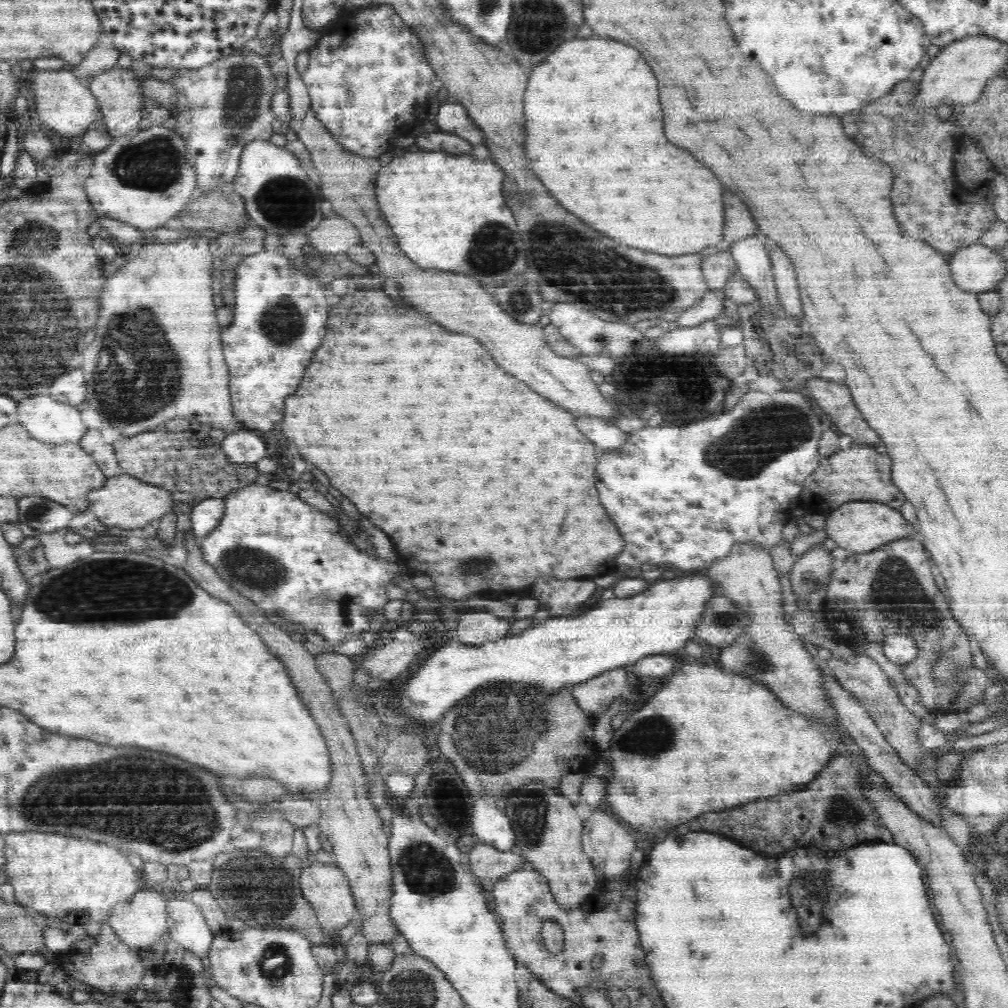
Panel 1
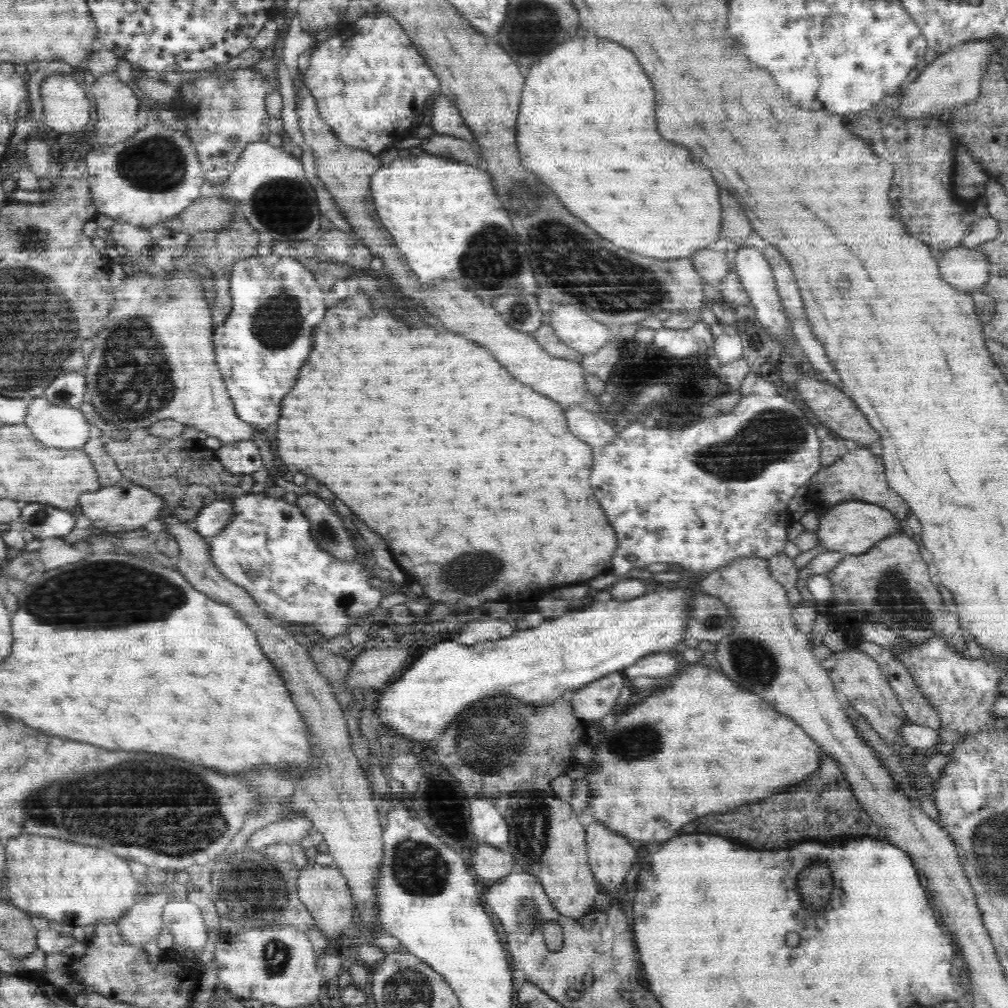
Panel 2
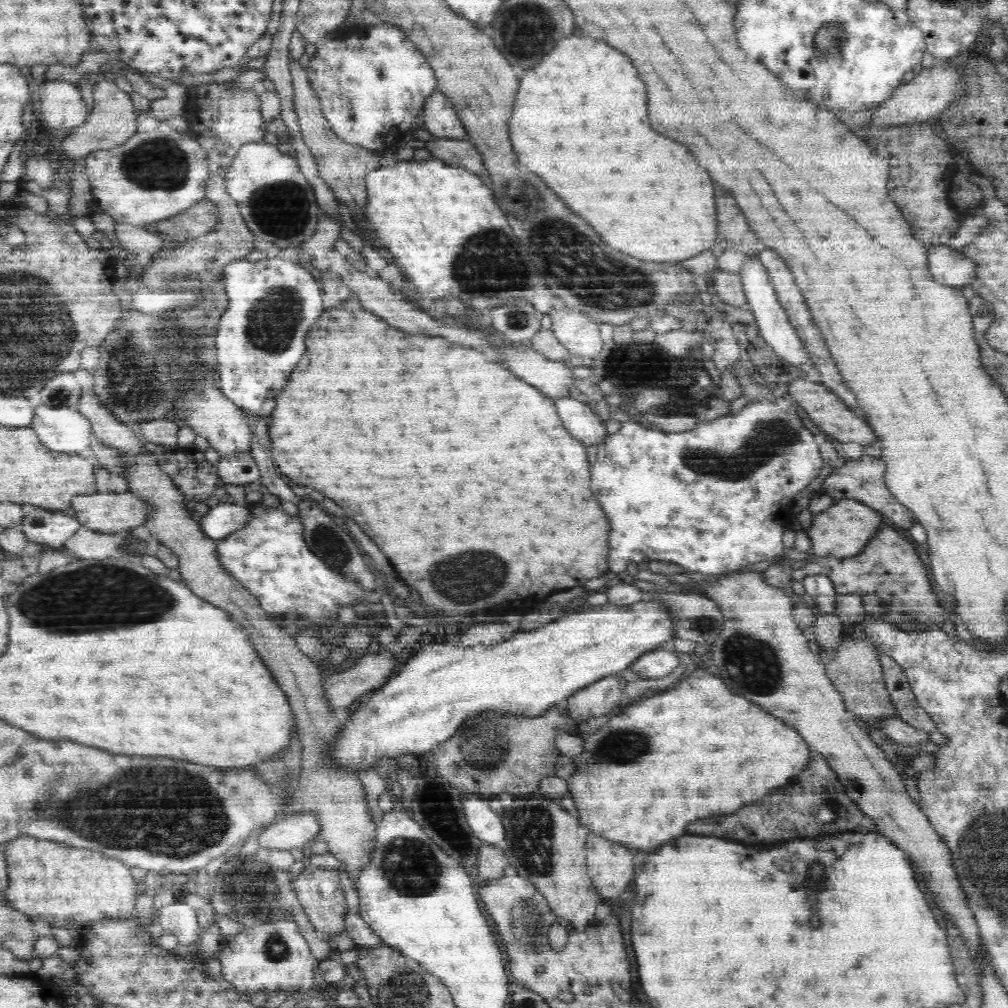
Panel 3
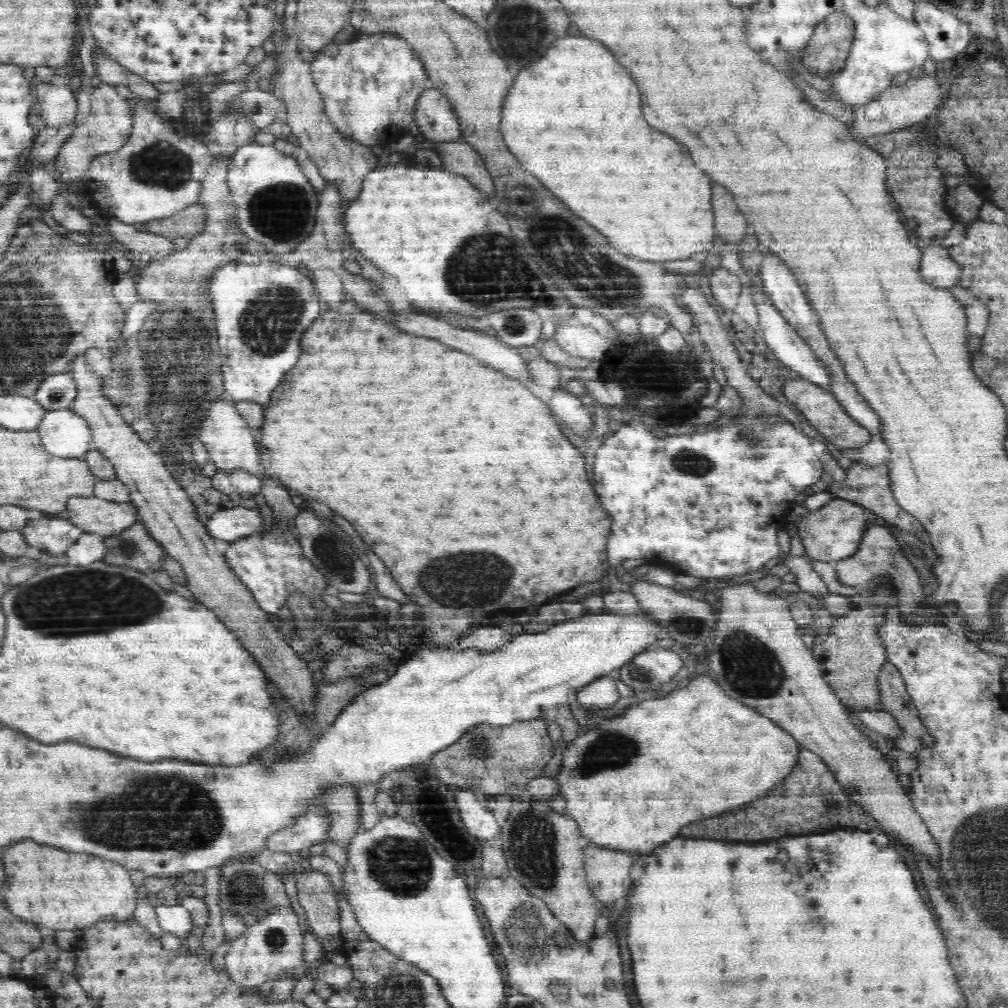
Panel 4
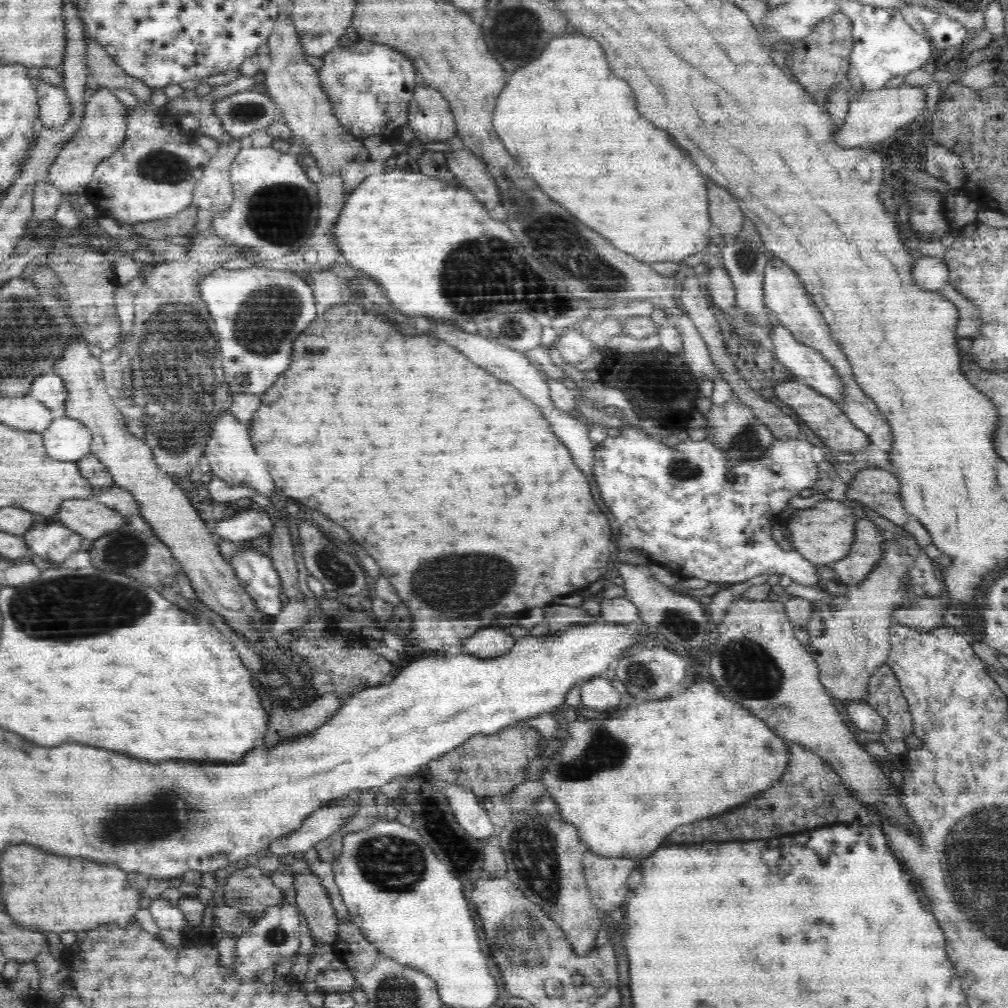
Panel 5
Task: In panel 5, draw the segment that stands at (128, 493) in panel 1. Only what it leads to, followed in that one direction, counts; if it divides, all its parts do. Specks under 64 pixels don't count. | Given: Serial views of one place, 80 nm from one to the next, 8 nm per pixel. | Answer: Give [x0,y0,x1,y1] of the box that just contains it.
[55,498,125,540]

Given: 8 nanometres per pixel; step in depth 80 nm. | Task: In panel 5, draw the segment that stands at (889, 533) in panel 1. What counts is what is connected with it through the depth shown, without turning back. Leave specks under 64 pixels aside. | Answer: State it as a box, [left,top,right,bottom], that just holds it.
[783,499,860,565]

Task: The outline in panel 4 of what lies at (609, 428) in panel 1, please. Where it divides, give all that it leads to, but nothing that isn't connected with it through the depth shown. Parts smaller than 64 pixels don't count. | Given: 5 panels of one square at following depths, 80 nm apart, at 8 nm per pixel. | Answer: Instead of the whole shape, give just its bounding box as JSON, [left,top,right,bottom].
[549,386,594,439]

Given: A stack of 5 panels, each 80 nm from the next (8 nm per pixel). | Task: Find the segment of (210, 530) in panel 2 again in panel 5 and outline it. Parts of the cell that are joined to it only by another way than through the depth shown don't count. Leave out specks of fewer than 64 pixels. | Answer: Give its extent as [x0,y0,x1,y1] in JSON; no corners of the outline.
[211,507,274,544]

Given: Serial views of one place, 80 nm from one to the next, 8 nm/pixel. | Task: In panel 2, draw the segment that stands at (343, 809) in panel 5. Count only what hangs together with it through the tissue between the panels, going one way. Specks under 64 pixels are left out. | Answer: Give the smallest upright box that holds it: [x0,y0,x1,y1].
[246,815,313,850]

